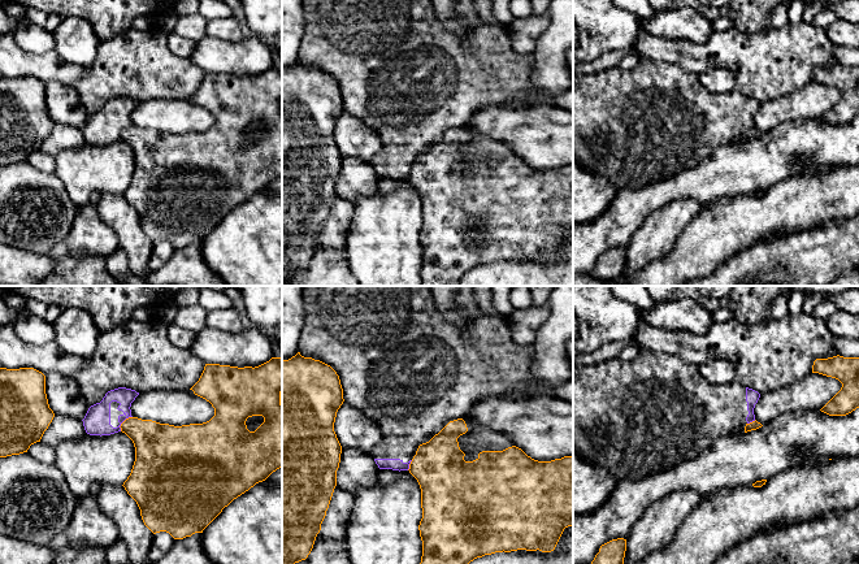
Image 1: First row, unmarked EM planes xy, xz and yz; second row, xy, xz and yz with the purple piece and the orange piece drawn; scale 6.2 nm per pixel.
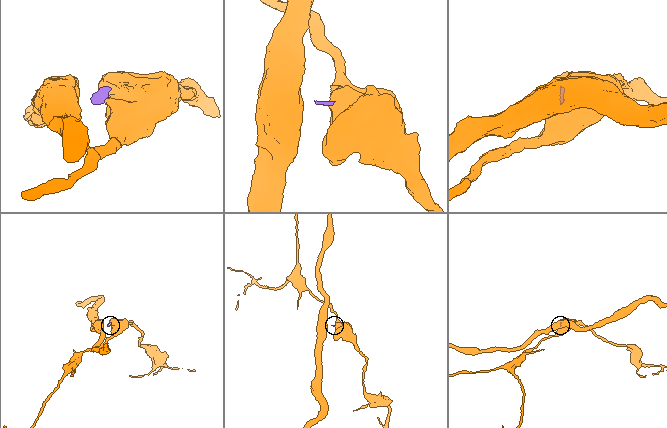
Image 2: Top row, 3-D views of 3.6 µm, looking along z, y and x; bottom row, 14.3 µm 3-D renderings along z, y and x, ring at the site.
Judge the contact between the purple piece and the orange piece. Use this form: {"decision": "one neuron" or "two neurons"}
{"decision": "two neurons"}

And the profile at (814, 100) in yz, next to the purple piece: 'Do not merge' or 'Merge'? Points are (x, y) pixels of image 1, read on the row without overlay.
Do not merge

